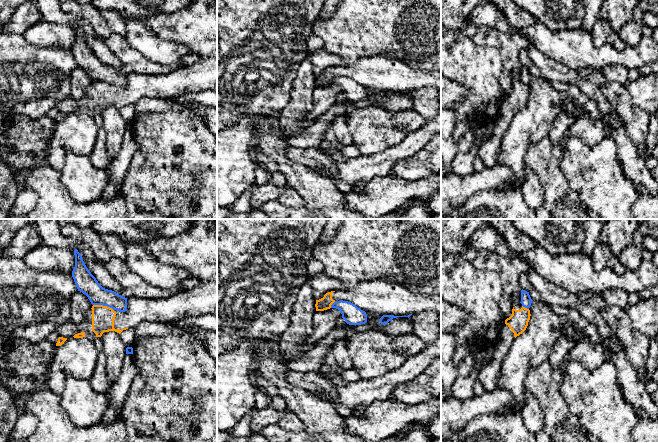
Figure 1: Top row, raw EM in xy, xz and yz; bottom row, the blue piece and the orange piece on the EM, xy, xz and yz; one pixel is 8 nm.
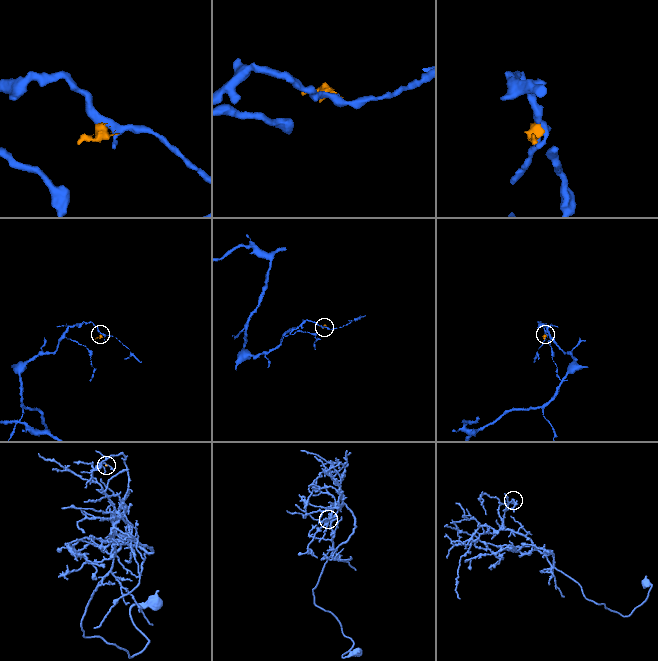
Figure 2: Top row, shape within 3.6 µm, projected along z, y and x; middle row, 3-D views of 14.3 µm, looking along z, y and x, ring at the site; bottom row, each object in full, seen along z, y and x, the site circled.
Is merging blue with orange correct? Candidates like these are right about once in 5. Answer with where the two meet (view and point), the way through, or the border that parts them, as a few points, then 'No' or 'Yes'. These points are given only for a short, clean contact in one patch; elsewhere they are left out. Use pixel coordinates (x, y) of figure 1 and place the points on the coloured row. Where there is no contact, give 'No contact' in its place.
Touches blue at xy (103, 305). Boundary: xy (93, 304), (106, 305), (113, 310). No

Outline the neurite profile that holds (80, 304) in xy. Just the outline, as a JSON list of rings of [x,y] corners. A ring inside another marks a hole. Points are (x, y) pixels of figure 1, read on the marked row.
[[[80,291],[71,296],[70,305],[71,320],[76,324],[80,324],[85,319],[87,312],[93,306],[88,297]]]

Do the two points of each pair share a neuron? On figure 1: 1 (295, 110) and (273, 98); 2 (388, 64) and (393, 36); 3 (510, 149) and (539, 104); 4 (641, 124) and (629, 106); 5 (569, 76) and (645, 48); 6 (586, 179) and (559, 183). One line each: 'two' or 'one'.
1: two
2: two
3: one
4: one
5: two
6: two

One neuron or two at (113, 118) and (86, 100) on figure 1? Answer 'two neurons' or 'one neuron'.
two neurons

